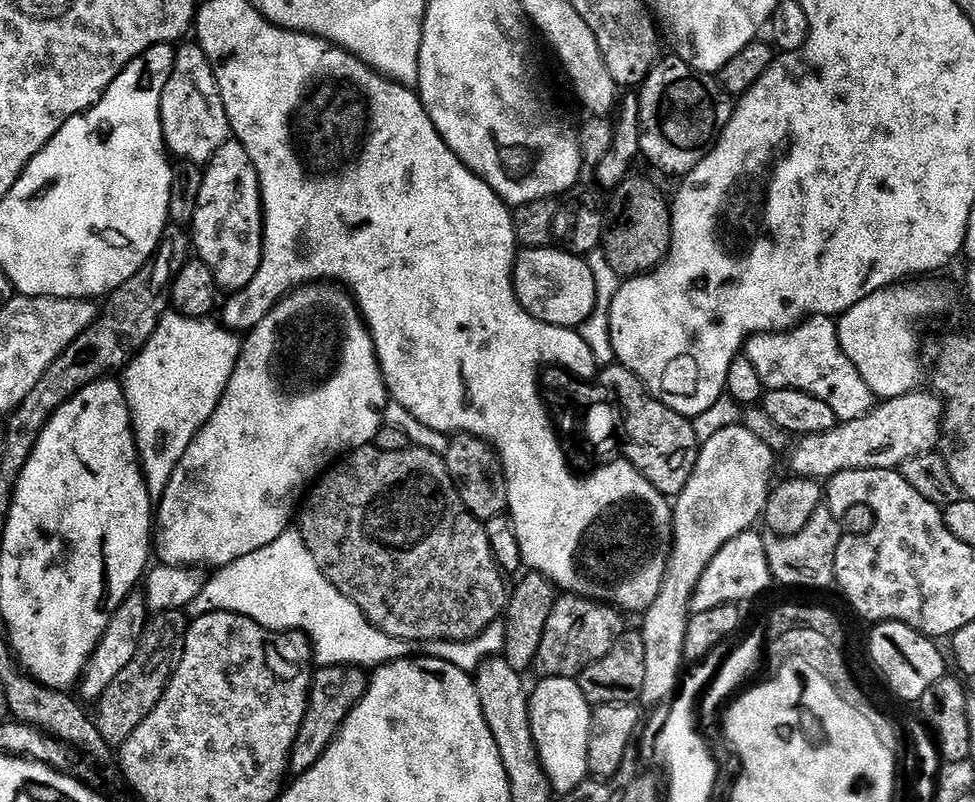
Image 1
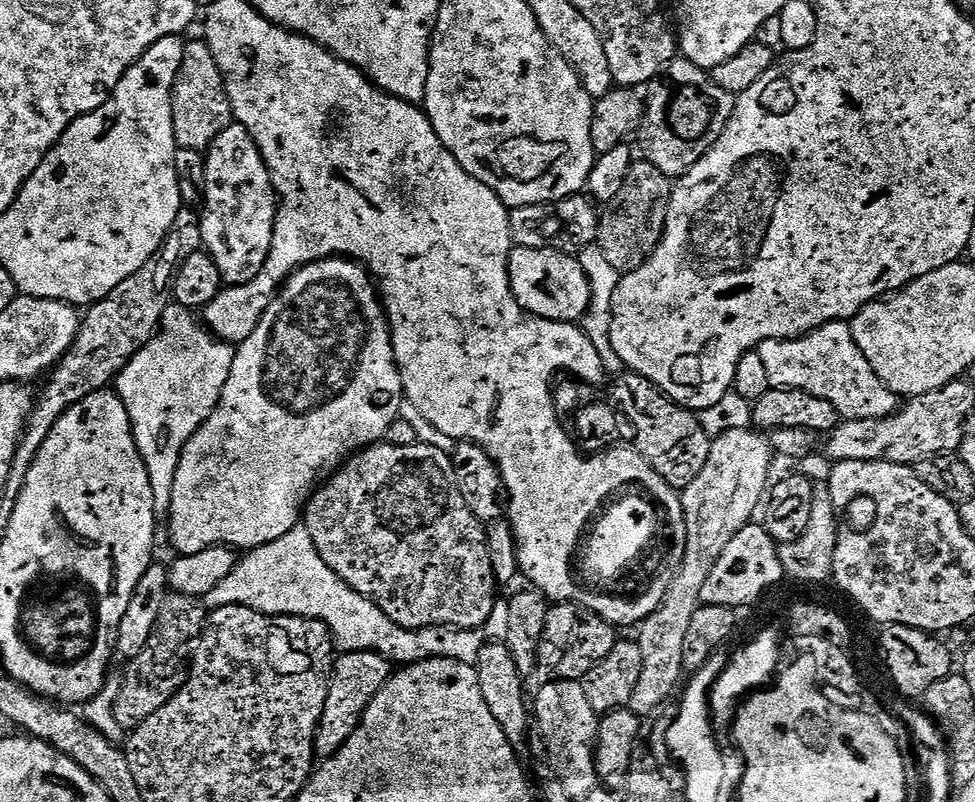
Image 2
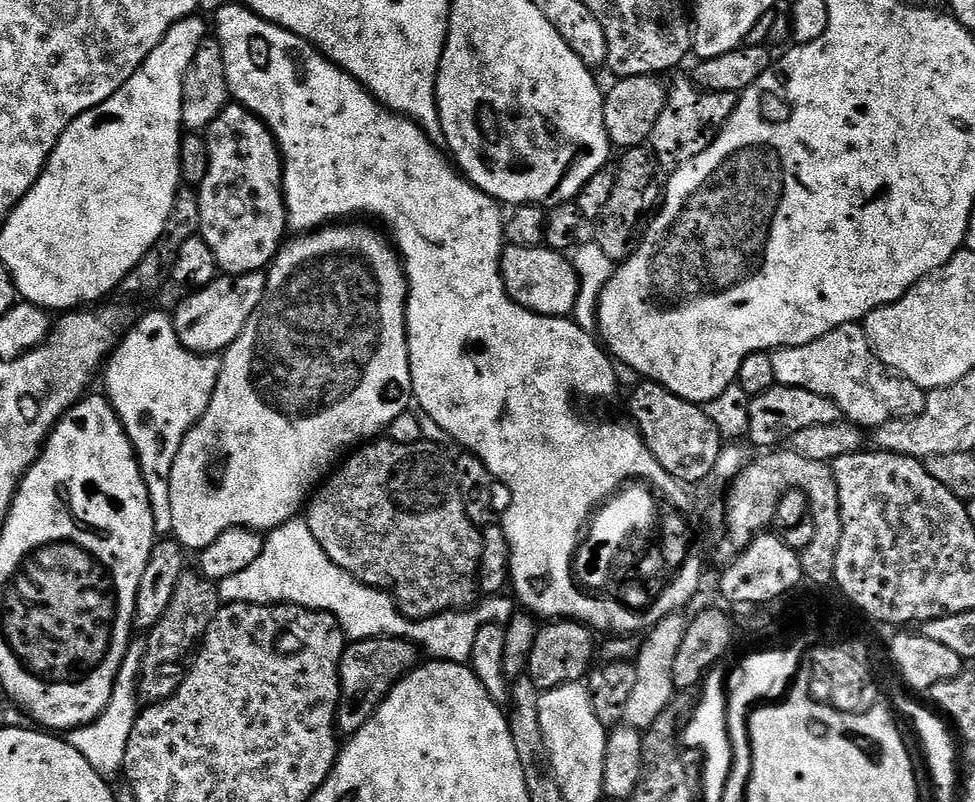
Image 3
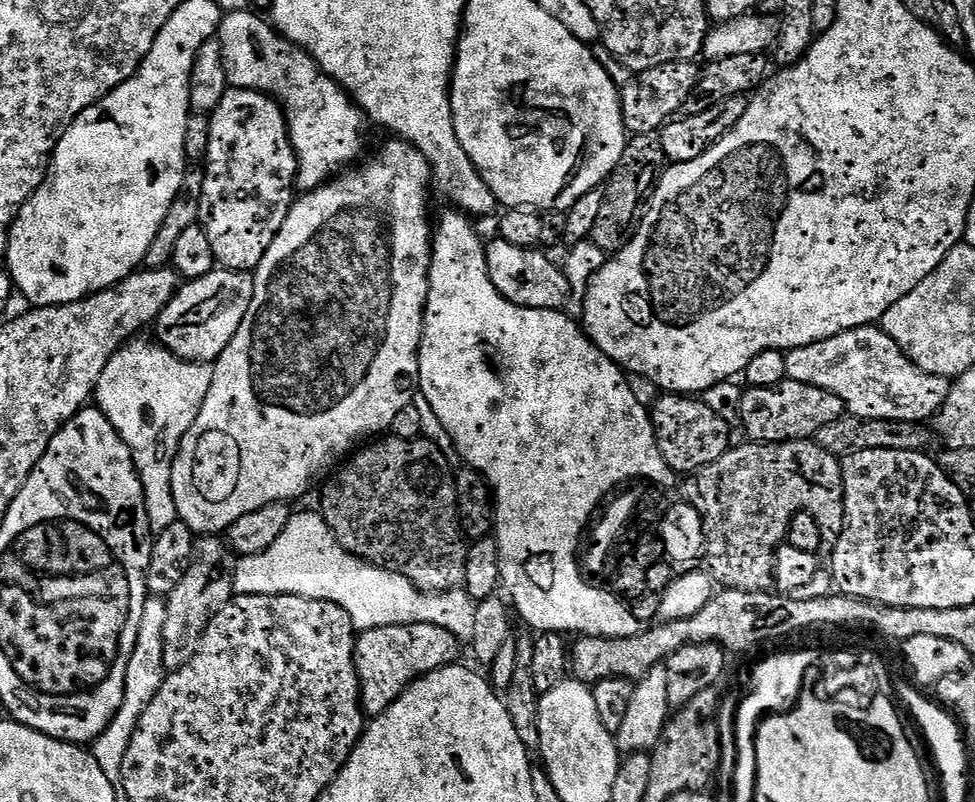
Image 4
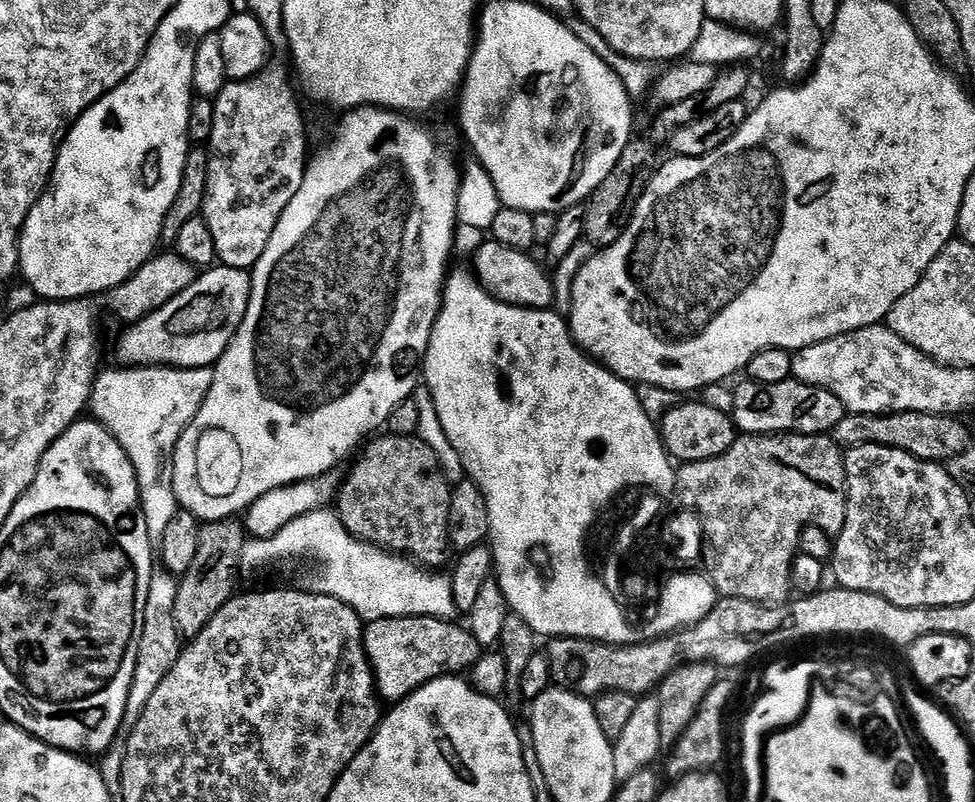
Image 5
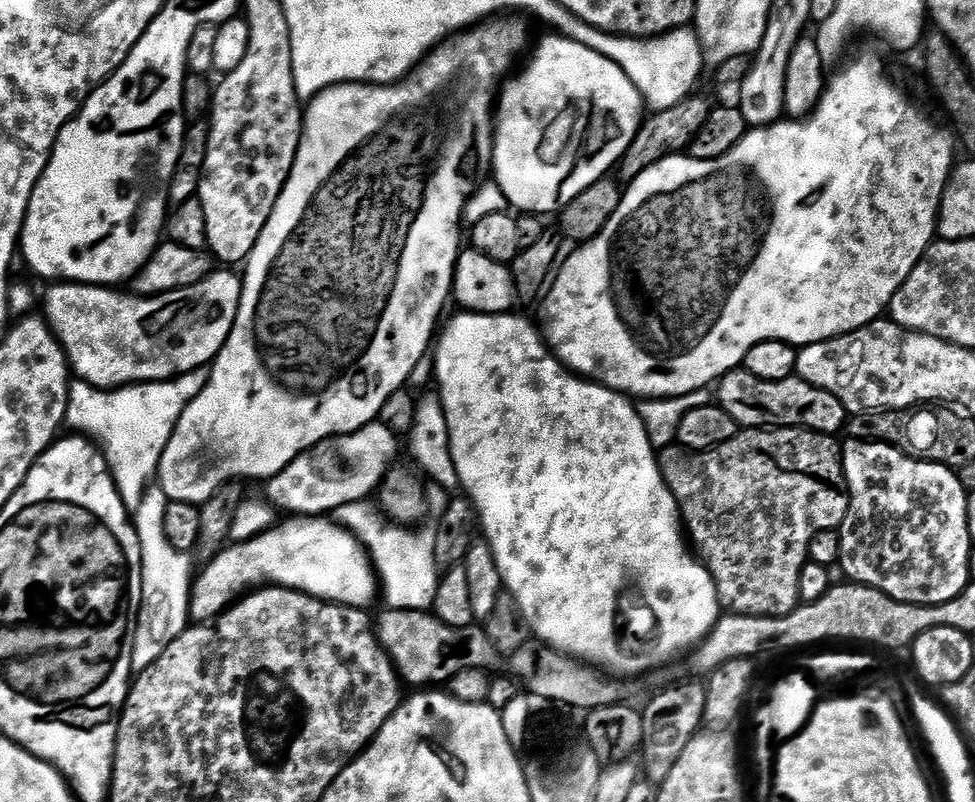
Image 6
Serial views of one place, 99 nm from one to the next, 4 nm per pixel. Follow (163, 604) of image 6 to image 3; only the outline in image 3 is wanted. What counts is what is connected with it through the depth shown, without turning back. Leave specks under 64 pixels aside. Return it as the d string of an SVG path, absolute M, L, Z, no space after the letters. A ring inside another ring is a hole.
M136 638L129 643L128 652L124 656L122 666L118 670L118 678L114 682L114 690L110 694L110 702L106 710L92 724L84 728L74 728L67 733L66 739L90 766L102 777L103 780L112 782L124 771L124 759L126 758L126 746L130 742L130 734L134 730L134 722L138 715L136 700L140 691L140 671L144 665L144 650L146 644L143 639Z

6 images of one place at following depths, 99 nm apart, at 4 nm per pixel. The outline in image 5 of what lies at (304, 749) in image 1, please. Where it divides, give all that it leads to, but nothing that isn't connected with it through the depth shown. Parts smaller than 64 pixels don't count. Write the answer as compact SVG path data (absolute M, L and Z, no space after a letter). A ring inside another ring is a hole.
M399 616L369 620L364 624L364 653L376 677L379 699L399 702L432 680L467 673L478 662L482 649L471 630L459 628L452 620L439 620L433 616Z

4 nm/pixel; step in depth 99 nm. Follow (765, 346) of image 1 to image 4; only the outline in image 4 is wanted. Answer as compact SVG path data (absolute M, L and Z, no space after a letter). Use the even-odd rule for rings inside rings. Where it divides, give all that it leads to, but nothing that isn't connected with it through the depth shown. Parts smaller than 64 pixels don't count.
M879 326L846 330L834 338L819 340L801 348L789 348L784 352L784 357L787 379L813 384L834 394L851 415L863 420L901 420L911 424L928 422L935 417L948 397L949 377L935 376L922 370Z

